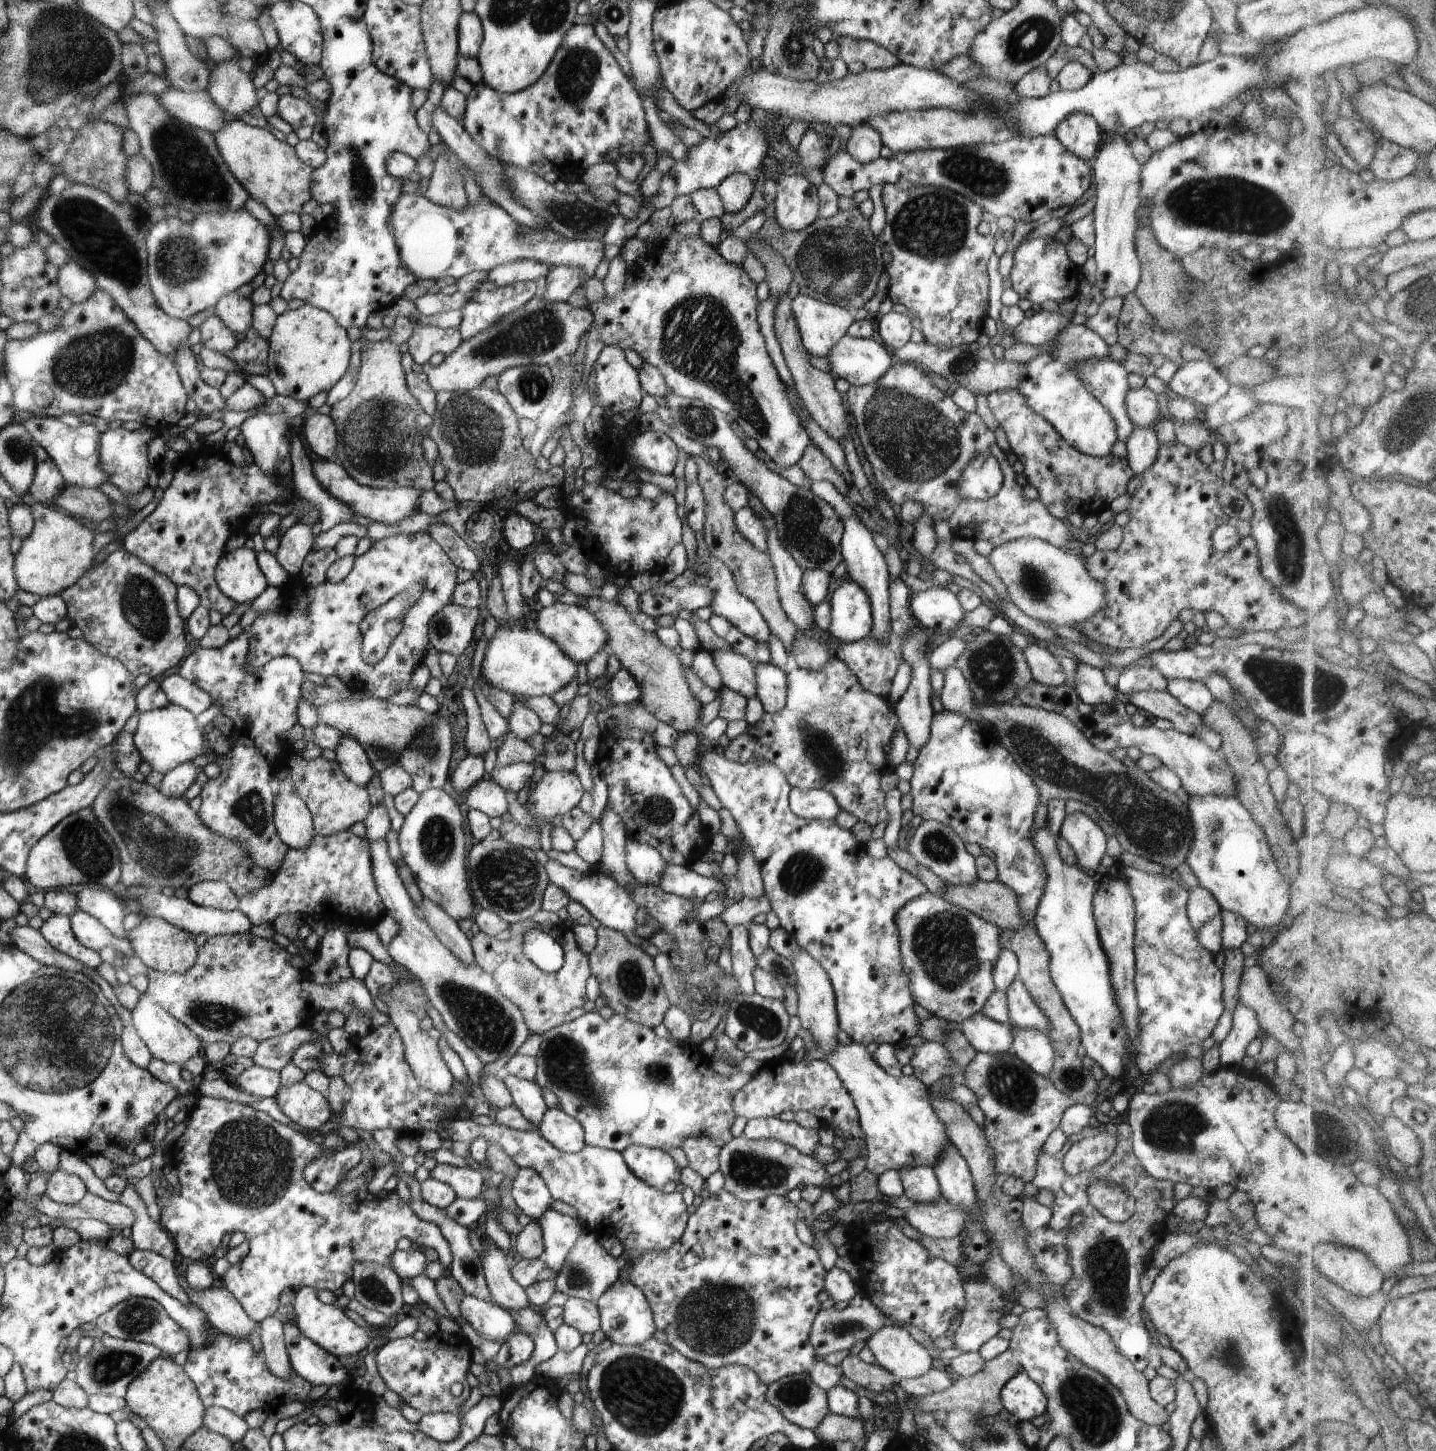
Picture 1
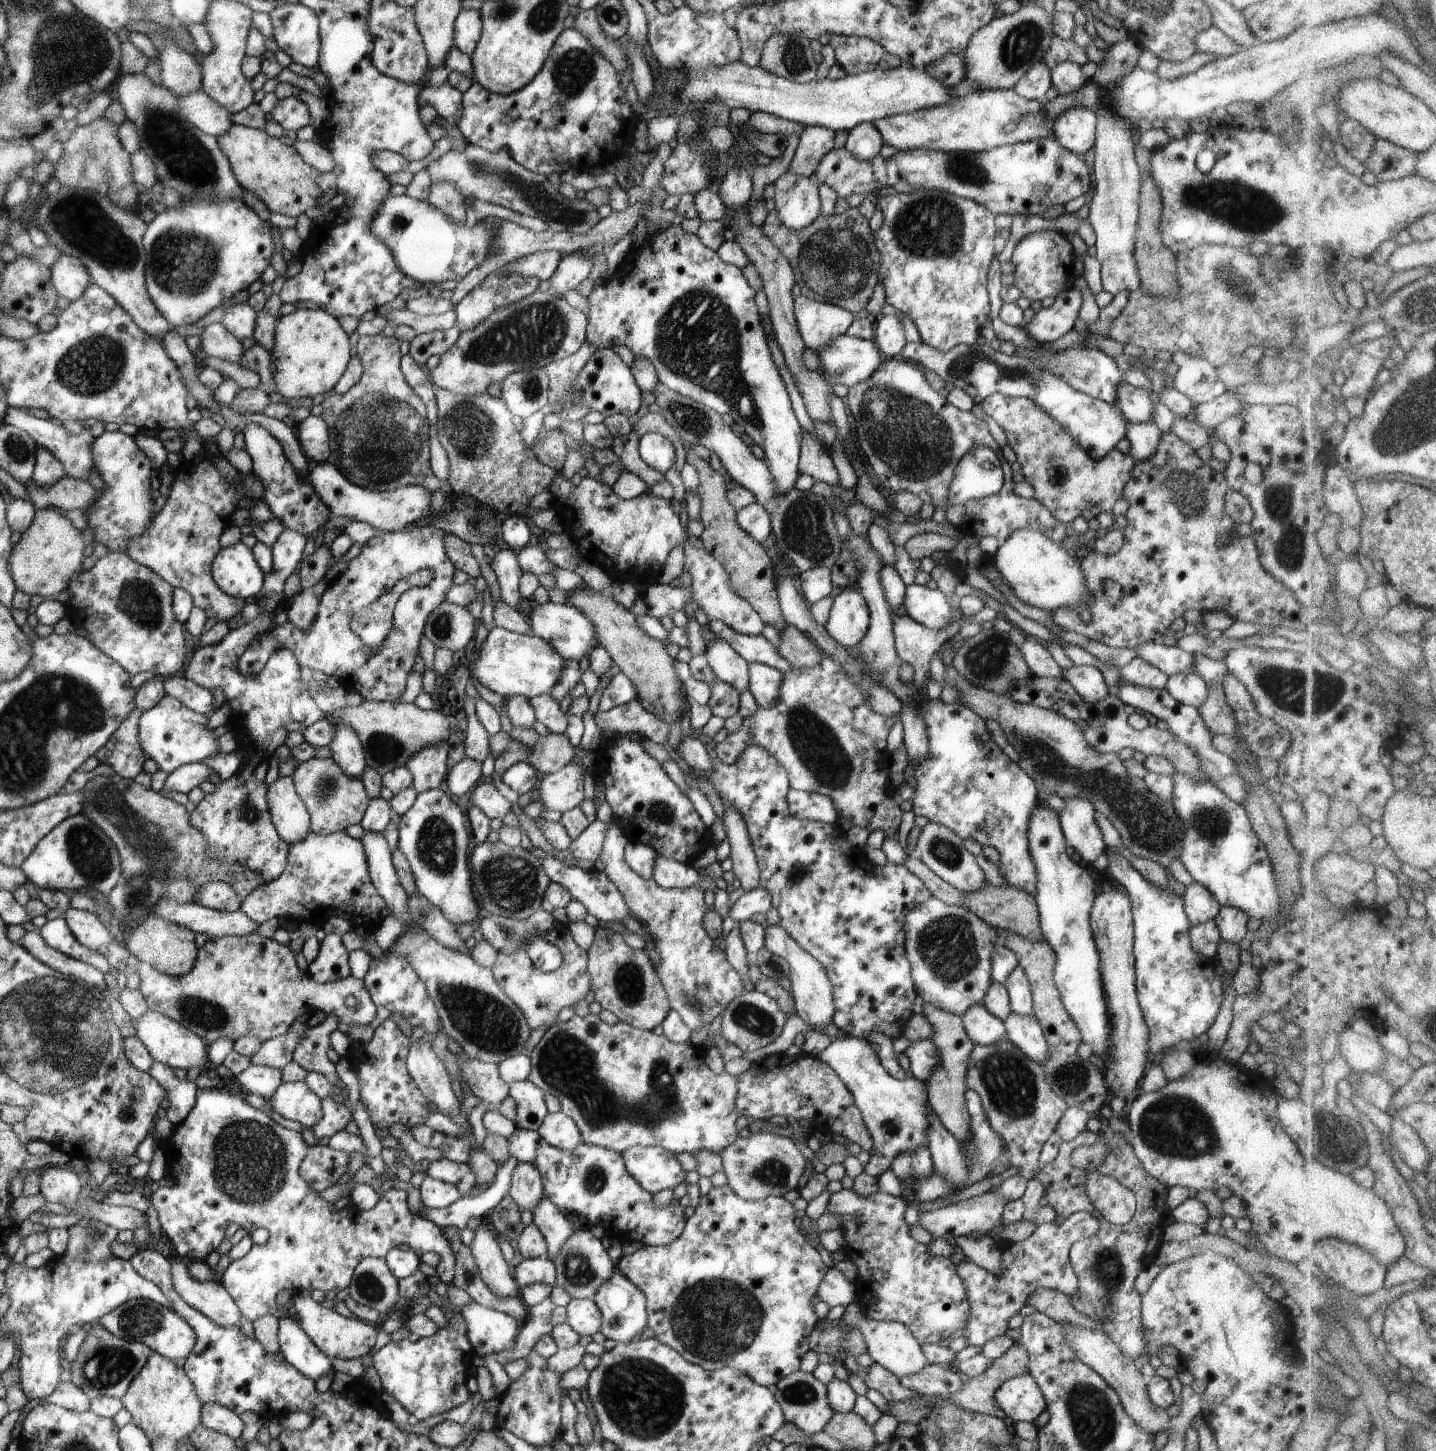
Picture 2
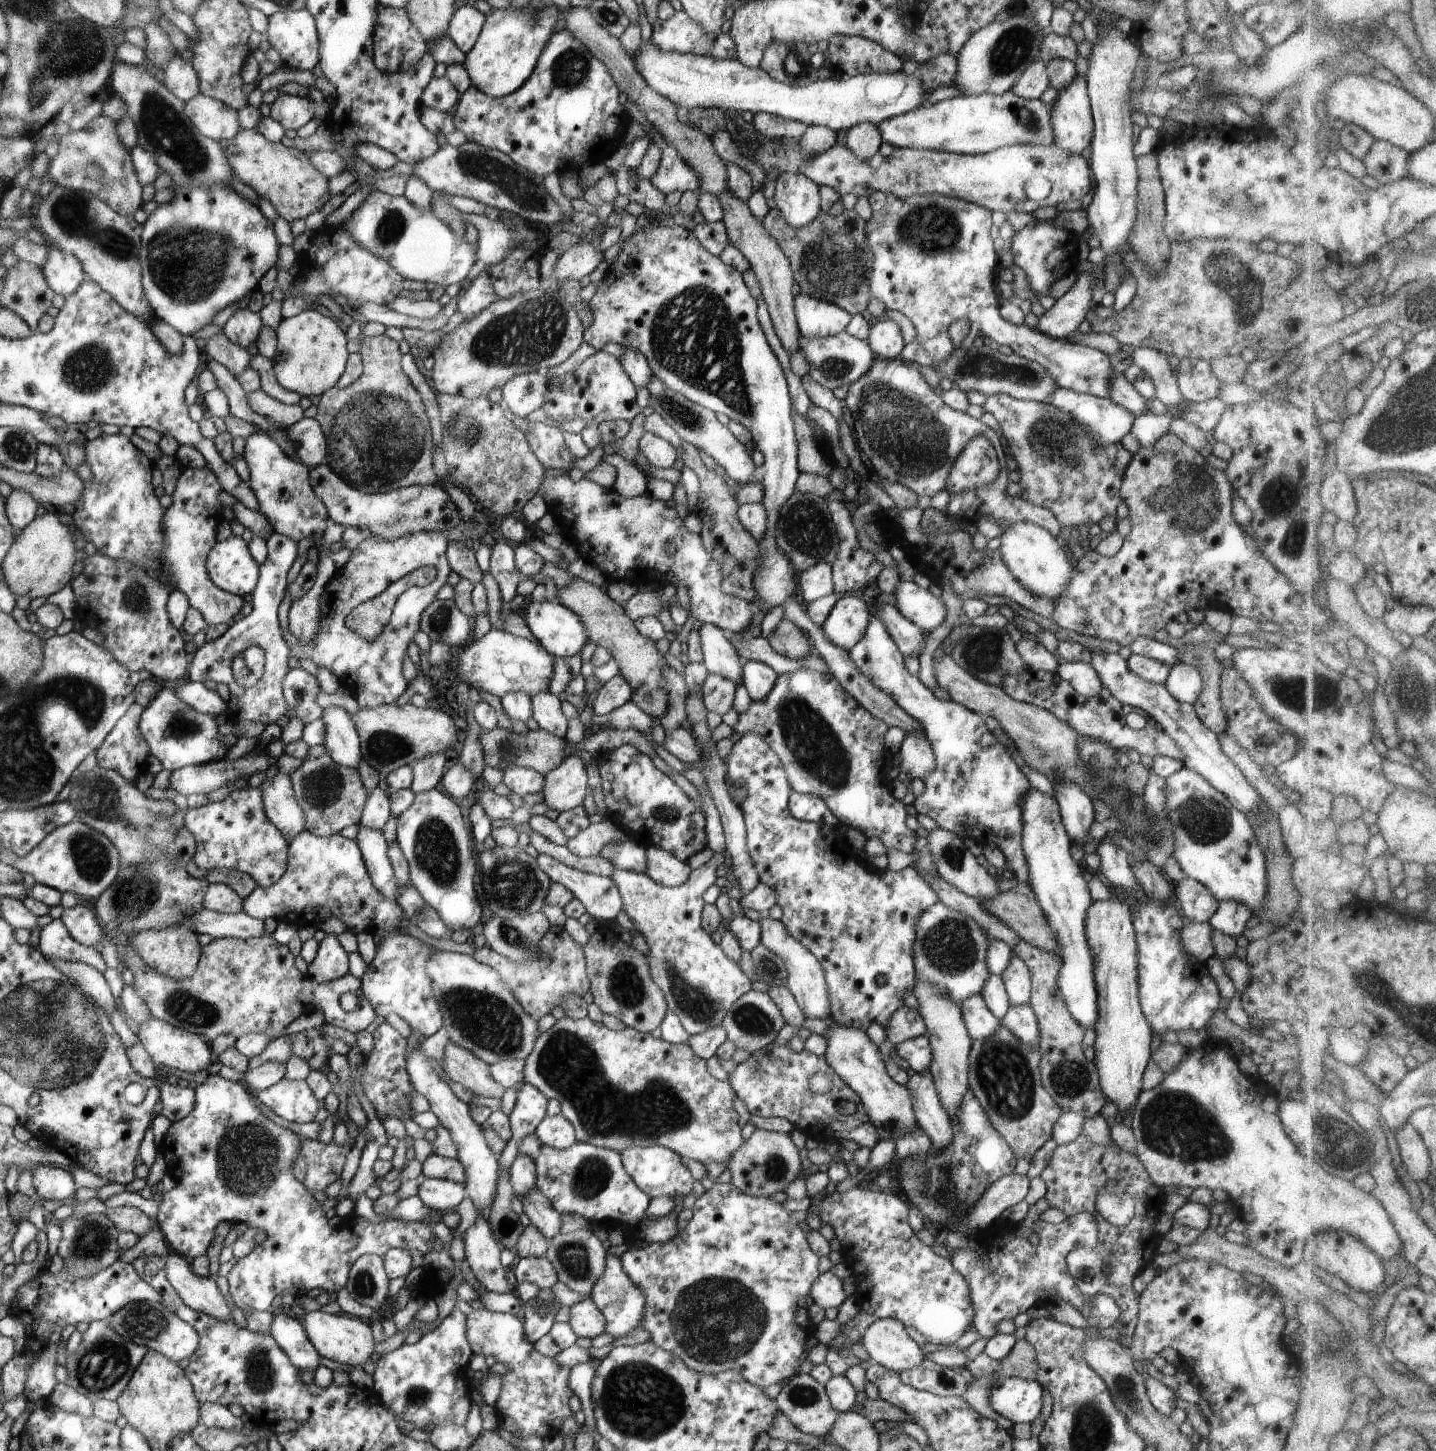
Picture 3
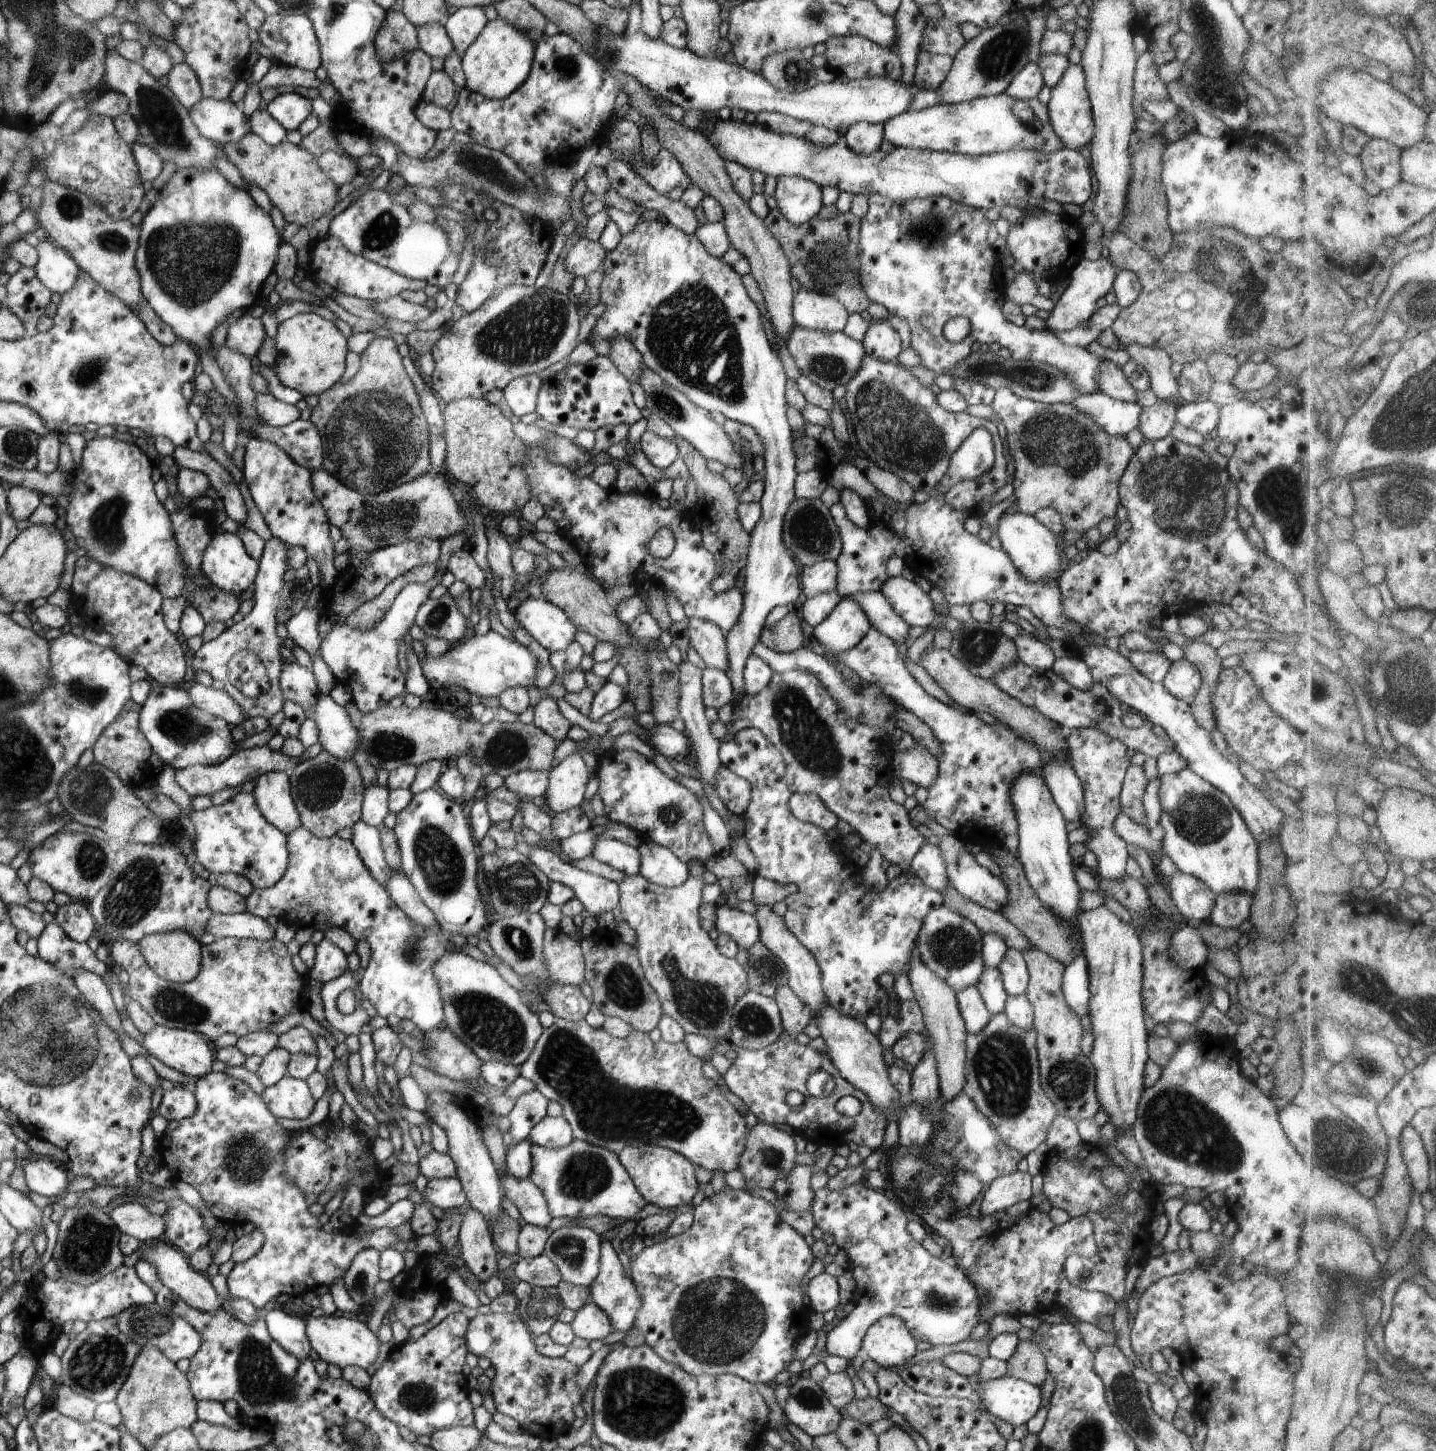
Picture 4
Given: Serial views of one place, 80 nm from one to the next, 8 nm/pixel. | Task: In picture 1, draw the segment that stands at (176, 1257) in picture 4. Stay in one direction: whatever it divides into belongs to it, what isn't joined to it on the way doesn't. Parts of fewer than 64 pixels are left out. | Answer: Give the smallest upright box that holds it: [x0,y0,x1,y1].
[180,1273,260,1338]

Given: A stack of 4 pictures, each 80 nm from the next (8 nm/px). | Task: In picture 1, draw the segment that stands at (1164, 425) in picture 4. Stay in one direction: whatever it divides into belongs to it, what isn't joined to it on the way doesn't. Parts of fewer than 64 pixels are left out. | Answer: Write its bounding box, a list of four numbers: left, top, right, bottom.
[1126,428,1159,476]

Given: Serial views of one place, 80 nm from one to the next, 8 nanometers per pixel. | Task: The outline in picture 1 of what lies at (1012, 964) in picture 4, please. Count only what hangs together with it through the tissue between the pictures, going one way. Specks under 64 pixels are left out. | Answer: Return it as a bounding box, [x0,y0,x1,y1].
[1005,979,1050,1038]

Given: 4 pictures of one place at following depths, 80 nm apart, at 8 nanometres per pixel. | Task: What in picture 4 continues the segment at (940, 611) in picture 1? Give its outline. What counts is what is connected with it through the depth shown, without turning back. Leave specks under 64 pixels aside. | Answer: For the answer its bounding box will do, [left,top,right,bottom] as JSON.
[879,577,937,628]

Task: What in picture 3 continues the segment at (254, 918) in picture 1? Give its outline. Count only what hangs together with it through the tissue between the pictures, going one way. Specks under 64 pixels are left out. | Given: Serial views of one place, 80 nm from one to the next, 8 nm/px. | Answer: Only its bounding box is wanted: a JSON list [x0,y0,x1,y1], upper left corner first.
[242,831,444,1037]

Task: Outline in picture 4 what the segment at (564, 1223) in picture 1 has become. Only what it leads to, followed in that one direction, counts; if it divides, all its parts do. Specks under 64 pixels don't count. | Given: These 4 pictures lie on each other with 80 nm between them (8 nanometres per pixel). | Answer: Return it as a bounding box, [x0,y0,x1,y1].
[499,1174,554,1228]

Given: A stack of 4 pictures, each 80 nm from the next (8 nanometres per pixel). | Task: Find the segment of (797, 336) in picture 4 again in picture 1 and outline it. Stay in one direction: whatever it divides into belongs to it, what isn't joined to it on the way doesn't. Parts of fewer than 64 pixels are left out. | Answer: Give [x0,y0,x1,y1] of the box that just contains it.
[827,335,898,386]

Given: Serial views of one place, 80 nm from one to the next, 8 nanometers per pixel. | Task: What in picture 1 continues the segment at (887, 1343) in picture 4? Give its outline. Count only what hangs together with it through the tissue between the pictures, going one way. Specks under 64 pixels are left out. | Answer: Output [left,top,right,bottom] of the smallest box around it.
[868,1326,933,1379]

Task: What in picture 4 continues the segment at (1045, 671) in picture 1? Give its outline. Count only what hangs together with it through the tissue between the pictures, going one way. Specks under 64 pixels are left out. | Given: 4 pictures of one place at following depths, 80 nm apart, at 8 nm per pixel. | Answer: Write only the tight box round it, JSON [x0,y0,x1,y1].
[1013,628,1056,671]

